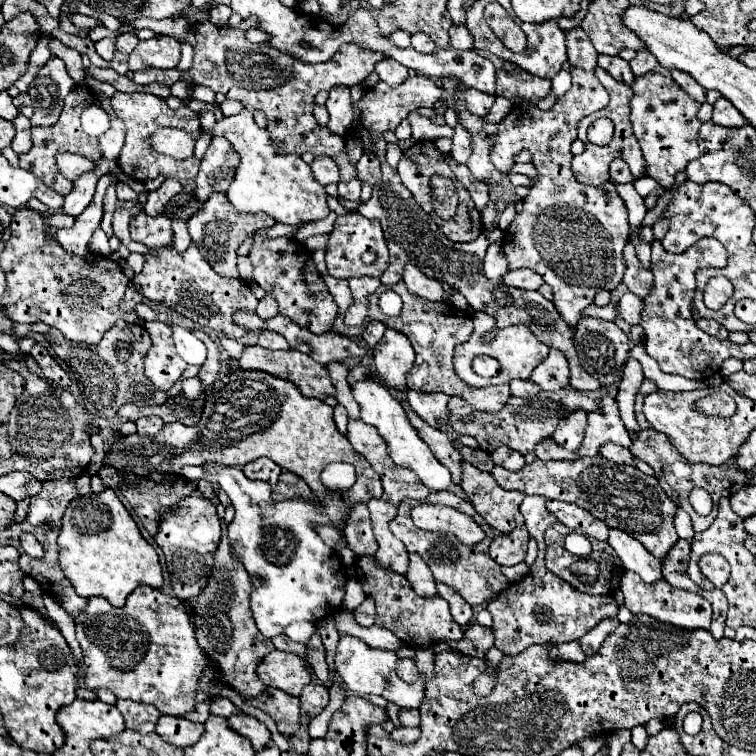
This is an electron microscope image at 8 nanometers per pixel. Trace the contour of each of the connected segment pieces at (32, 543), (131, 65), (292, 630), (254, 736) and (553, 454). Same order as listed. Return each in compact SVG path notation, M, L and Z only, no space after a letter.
M23 532L21 534L21 546L23 550L29 554L29 556L35 556L35 558L41 558L43 556L43 546L33 538L33 534L29 532Z
M153 36L141 40L128 59L128 70L135 73L147 66L155 68L175 68L179 64L181 50L179 42L171 36Z
M293 622L293 624L289 624L289 628L285 628L285 634L295 642L305 642L305 640L309 640L309 636L313 636L313 630L315 630L315 624Z
M237 714L229 718L229 726L233 730L237 730L239 734L247 736L251 740L251 744L255 746L257 752L261 752L261 748L267 748L271 744L271 732L265 728L265 724L261 724L257 718L247 716L247 714Z
M547 438L547 440L543 440L543 442L539 442L539 444L537 444L535 454L537 454L537 458L539 458L539 460L543 460L543 462L559 460L559 446L557 446L551 438Z

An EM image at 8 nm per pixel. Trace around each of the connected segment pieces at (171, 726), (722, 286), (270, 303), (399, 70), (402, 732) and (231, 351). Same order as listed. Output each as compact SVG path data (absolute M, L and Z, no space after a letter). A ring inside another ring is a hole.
M161 716L157 722L157 734L161 734L169 744L185 748L201 738L203 724L195 724L191 720L175 716Z
M715 276L707 282L707 288L705 288L705 304L707 308L711 310L719 310L733 294L733 286L727 278L723 276Z
M266 294L266 296L259 301L256 313L263 320L275 317L278 314L278 307L275 298L270 294Z
M385 58L385 60L381 60L377 66L375 66L375 72L379 74L379 78L383 80L383 82L387 82L389 86L399 86L399 84L403 84L405 82L405 78L409 76L407 74L407 68L403 66L403 64L397 64L395 60L389 60L389 58Z
M401 726L401 728L395 728L395 730L391 732L391 736L393 736L393 740L397 740L397 742L411 744L411 742L415 742L415 740L421 736L421 730L419 730L419 728Z
M220 337L221 347L234 359L239 359L242 356L244 345L238 343L234 339Z

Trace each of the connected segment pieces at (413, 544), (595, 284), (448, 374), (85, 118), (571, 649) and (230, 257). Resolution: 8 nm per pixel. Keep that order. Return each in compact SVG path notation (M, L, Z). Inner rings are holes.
M431 492L427 500L423 502L429 502L429 504L445 504L445 506L451 506L451 508L457 508L459 512L465 512L469 518L473 518L483 530L485 530L485 540L481 540L481 544L475 544L471 548L459 544L455 538L451 536L445 536L445 534L439 534L439 532L429 532L429 530L421 530L417 526L413 526L413 520L411 520L411 508L421 504L419 500L403 500L399 504L399 510L397 510L397 516L391 520L389 528L391 532L405 544L407 552L417 552L421 554L421 558L429 564L433 576L437 582L443 582L447 584L449 588L453 588L455 592L459 592L463 596L463 600L471 606L483 606L487 604L489 600L493 600L499 592L503 592L507 586L509 586L509 580L505 578L505 574L501 572L501 566L491 560L489 556L489 544L493 542L495 534L493 534L493 528L475 512L473 504L459 498L457 494L453 492Z
M569 30L567 32L567 54L571 64L573 86L565 96L561 96L551 110L539 110L533 102L523 100L515 102L509 114L497 124L497 136L493 142L491 162L501 173L507 173L515 163L514 157L523 150L531 150L533 160L531 164L537 170L535 184L531 186L529 196L523 200L523 212L515 214L515 220L503 234L503 252L507 256L509 268L531 268L535 270L551 288L553 288L553 304L561 318L569 326L577 326L581 312L589 306L599 290L613 290L625 272L623 260L623 246L629 240L629 222L627 222L627 208L621 196L615 190L613 182L605 182L601 186L587 186L575 180L571 172L571 142L577 138L577 124L581 118L605 108L609 104L609 94L601 86L595 76L597 66L597 50L593 48L591 40L585 36L583 30Z
M403 282L393 284L393 286L385 286L381 284L381 288L377 288L371 296L369 296L369 322L383 322L387 328L393 328L401 334L405 334L409 338L409 342L415 348L415 366L411 370L411 376L407 376L407 388L419 390L419 392L445 392L449 396L459 396L463 400L467 400L471 406L483 410L483 412L499 412L507 400L509 400L509 386L507 384L499 384L499 386L487 386L487 388L473 388L467 386L463 380L459 380L455 376L453 370L453 348L457 344L463 344L465 340L469 340L471 332L473 332L473 320L467 314L459 314L453 306L445 304L445 302L427 302L425 298L417 298L413 294L409 294L407 286ZM387 288L395 290L401 298L403 298L403 310L399 316L383 316L383 312L379 310L379 296L381 292L385 292Z
M89 106L85 108L85 112L81 114L81 124L83 124L83 130L89 134L89 136L103 136L103 132L107 132L109 128L109 116L105 116L105 110L97 108L97 106Z
M569 642L569 644L559 644L559 646L551 652L551 658L571 660L571 662L583 662L585 654L581 652L581 644L579 644L579 642Z
M219 192L211 194L207 198L207 202L203 202L201 210L187 222L187 226L189 226L191 240L193 240L193 244L197 244L199 252L203 254L203 258L211 264L211 268L219 276L225 276L225 278L239 278L239 272L237 272L237 250L243 244L245 236L251 234L251 230L261 228L261 224L255 222L251 214L237 212L231 206L231 202L227 200L227 196L219 194Z

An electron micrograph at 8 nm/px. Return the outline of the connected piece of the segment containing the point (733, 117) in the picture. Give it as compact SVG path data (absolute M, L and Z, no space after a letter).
M723 96L713 106L713 122L719 126L729 126L729 128L741 128L747 124L741 112L737 112L737 108L733 108L733 104L725 100Z

